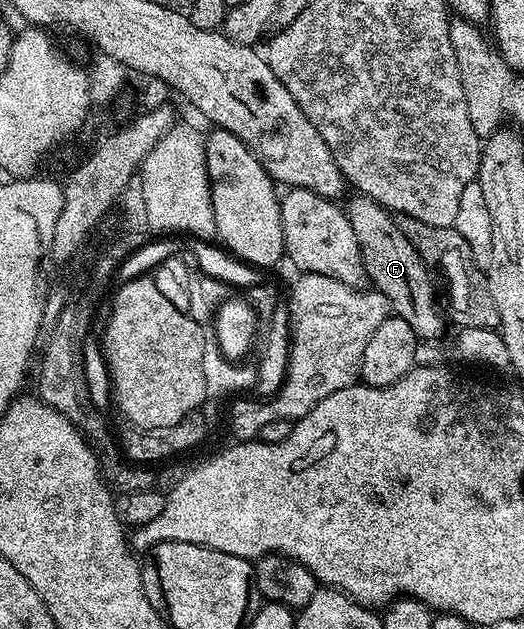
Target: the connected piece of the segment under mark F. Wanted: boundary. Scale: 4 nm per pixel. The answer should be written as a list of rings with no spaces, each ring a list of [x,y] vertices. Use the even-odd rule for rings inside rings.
[[[355,193],[352,196],[345,203],[345,210],[361,249],[363,270],[370,286],[387,298],[394,314],[409,321],[409,326],[420,341],[438,340],[438,335],[443,331],[443,323],[445,324],[445,315],[441,310],[440,300],[439,303],[435,300],[436,280],[432,272],[417,249],[409,245],[405,233],[401,233],[401,229],[395,224],[392,212],[367,195]]]

